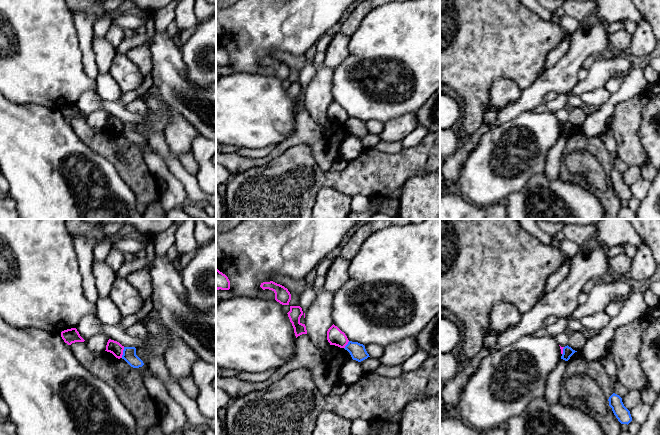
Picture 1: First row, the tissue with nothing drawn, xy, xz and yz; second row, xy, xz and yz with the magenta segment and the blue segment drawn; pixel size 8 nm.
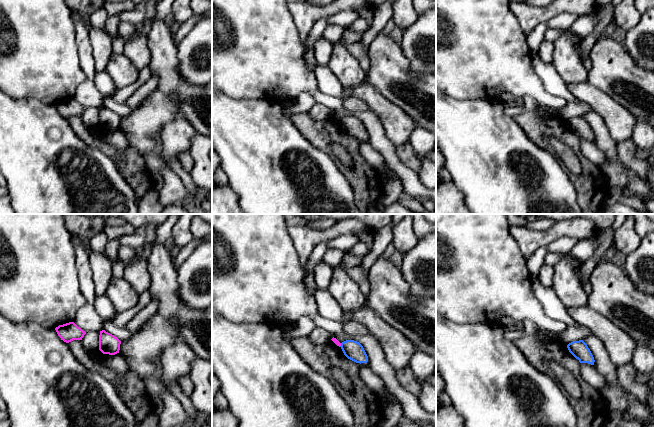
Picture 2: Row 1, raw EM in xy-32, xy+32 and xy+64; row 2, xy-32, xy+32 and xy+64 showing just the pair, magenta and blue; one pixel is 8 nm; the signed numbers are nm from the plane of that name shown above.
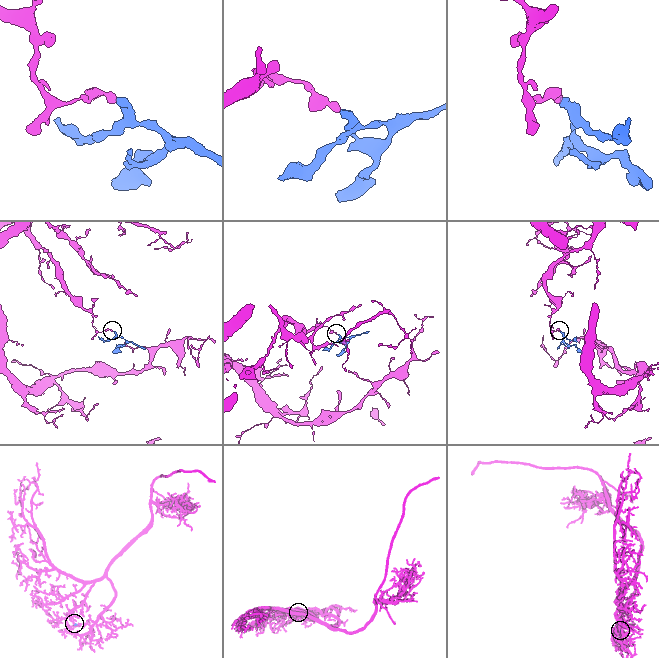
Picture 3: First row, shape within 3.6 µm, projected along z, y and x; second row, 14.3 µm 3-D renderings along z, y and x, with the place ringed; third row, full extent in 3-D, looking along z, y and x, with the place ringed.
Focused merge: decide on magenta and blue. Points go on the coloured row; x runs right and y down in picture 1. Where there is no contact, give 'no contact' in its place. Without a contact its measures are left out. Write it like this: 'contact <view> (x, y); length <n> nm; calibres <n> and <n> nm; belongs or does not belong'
contact xy (122, 352); length 90 nm; calibres 110 and 110 nm; does not belong

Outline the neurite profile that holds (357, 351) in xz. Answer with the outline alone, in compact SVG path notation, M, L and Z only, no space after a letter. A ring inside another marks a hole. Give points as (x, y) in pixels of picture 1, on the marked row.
M349 341L344 349L350 353L353 360L358 362L361 362L370 357L365 349L365 346L358 342Z

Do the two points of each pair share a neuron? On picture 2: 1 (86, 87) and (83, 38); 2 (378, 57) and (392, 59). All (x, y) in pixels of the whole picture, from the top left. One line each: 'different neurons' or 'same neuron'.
1: same neuron
2: same neuron

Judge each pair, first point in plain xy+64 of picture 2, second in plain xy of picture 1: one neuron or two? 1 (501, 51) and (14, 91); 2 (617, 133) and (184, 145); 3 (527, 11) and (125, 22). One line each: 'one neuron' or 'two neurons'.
1: one neuron
2: one neuron
3: two neurons

